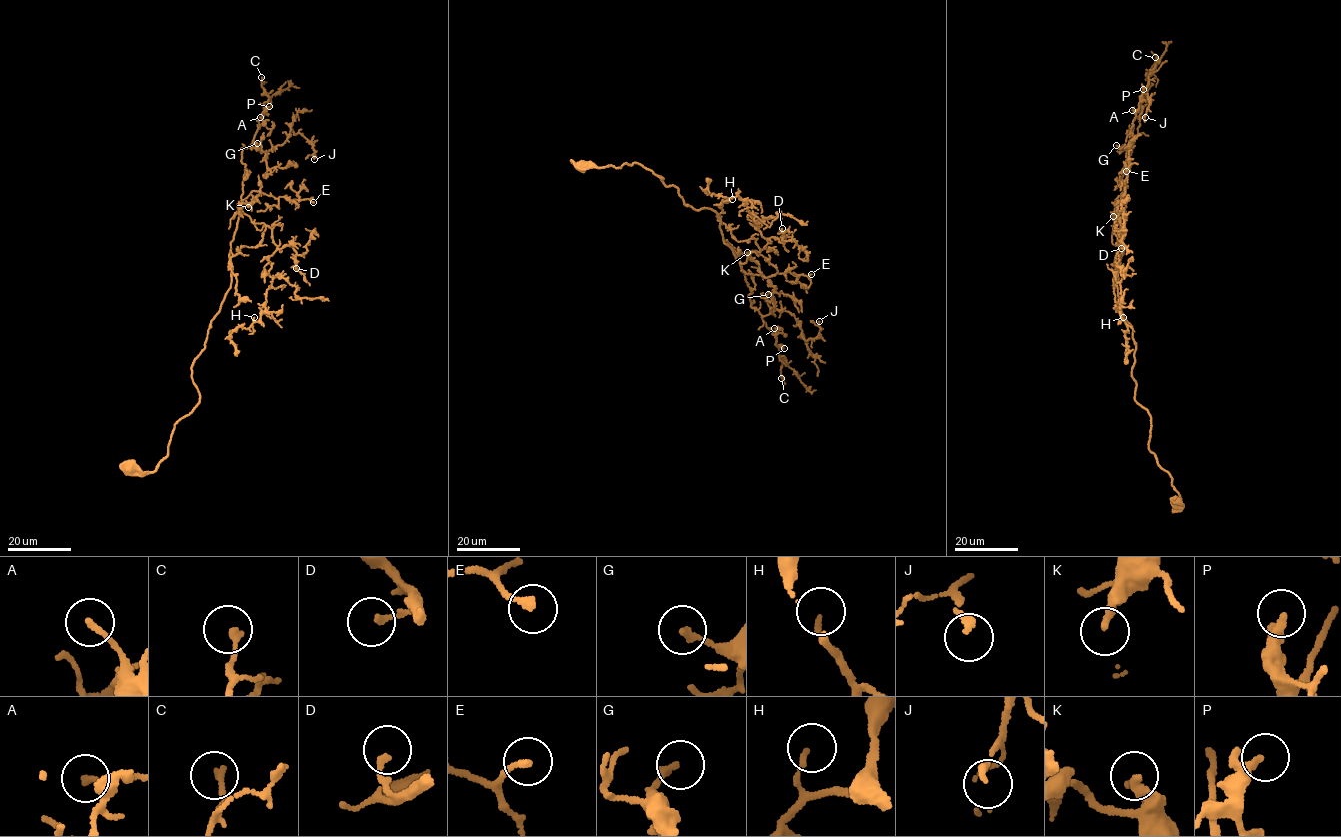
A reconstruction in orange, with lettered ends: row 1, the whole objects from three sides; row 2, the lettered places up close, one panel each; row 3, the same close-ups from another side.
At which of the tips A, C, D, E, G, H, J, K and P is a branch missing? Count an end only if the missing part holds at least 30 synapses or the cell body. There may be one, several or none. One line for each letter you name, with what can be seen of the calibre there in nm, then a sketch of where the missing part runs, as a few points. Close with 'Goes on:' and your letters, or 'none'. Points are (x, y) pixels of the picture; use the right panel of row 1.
E: 200 nm | (1126, 171), (1124, 190), (1131, 200), (1132, 209), (1126, 227), (1130, 229)
Goes on: E

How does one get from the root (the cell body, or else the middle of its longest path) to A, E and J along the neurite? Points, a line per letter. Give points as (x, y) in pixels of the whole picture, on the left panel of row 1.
A: (129, 465), (152, 473), (176, 423), (198, 402), (191, 365), (230, 286), (241, 149), (260, 117)
E: (129, 465), (152, 473), (176, 423), (198, 402), (191, 365), (230, 286), (242, 201), (257, 191), (313, 202)
J: (129, 465), (152, 473), (199, 400), (191, 365), (230, 286), (242, 148), (267, 152), (292, 129), (314, 159)

